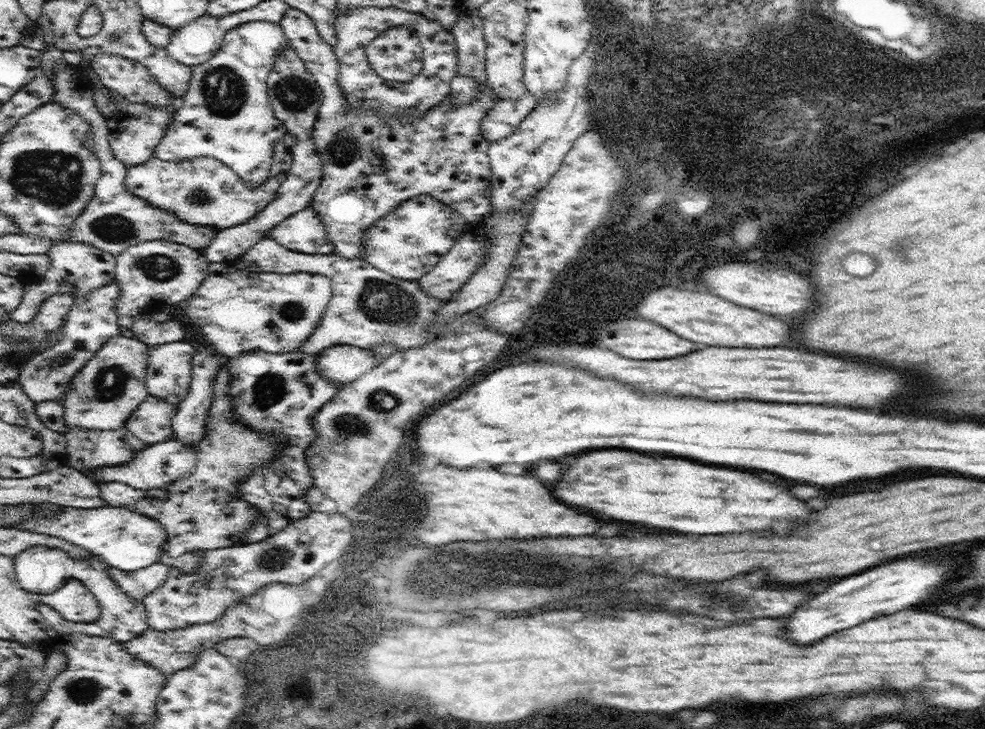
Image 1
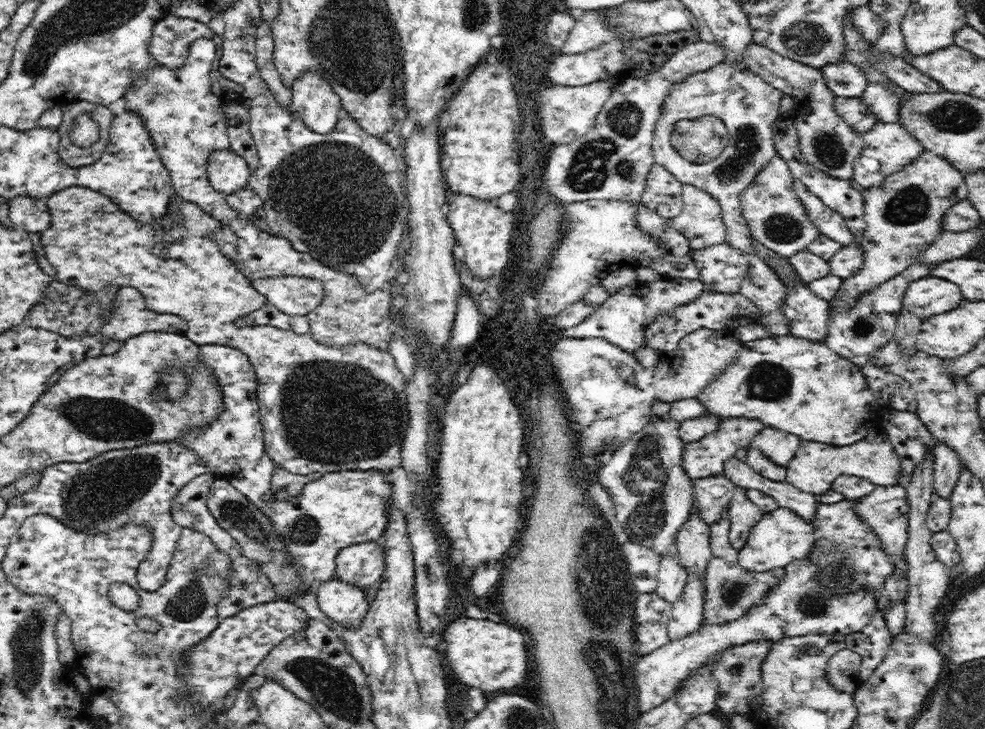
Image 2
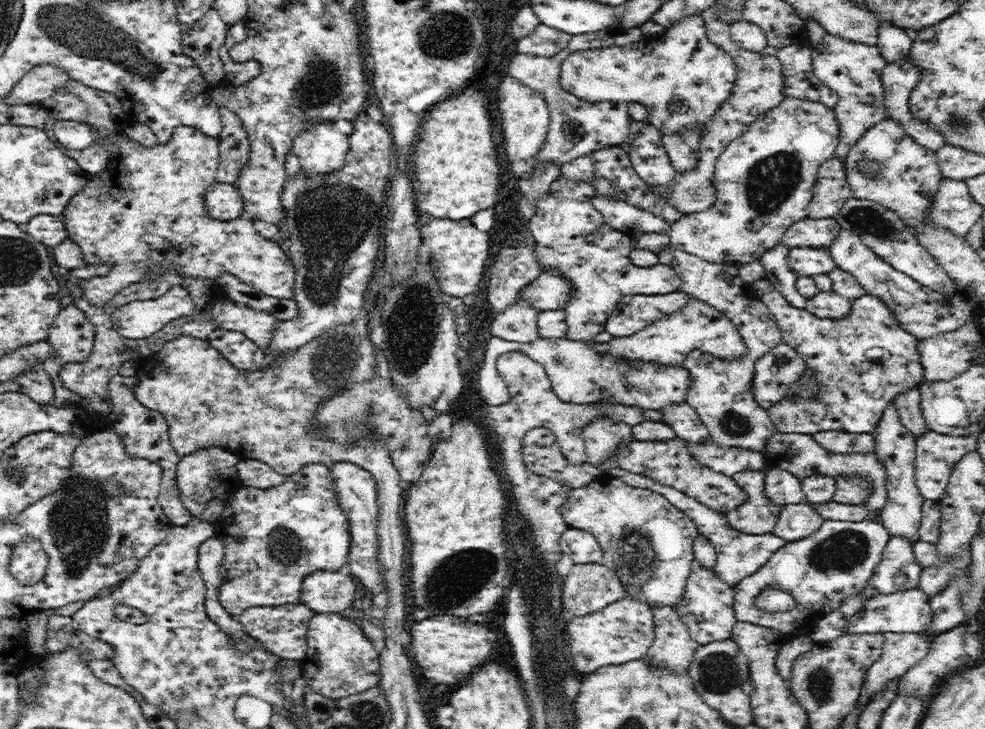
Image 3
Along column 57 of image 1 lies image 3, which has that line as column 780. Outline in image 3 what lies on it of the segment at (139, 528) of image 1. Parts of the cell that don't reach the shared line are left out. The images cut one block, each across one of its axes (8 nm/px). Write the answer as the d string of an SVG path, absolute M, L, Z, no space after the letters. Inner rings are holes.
M810 502L786 504L782 508L774 534L780 538L786 538L788 542L796 542L796 540L814 536L814 532L818 532L822 524L824 524L822 514Z

